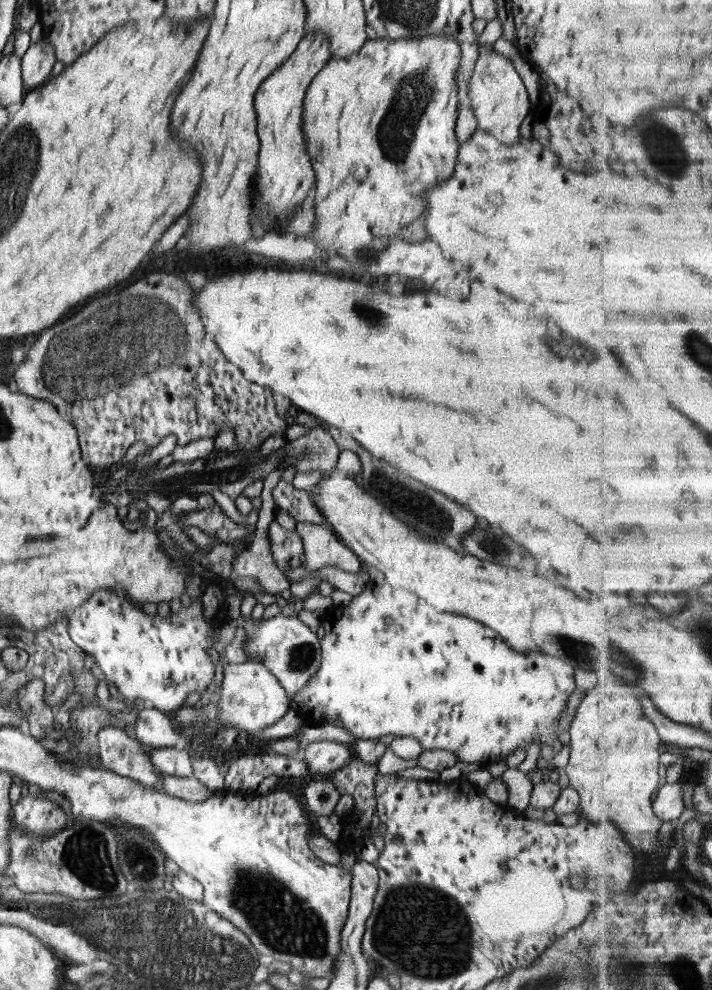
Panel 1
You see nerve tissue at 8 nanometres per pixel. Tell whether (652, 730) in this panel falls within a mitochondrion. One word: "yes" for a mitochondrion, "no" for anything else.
no

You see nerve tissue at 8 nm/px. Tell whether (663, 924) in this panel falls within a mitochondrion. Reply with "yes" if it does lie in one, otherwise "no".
no

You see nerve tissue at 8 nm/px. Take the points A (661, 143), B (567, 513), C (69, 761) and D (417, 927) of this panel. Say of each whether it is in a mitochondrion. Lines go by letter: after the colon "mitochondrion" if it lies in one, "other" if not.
A: mitochondrion
B: other
C: other
D: mitochondrion

